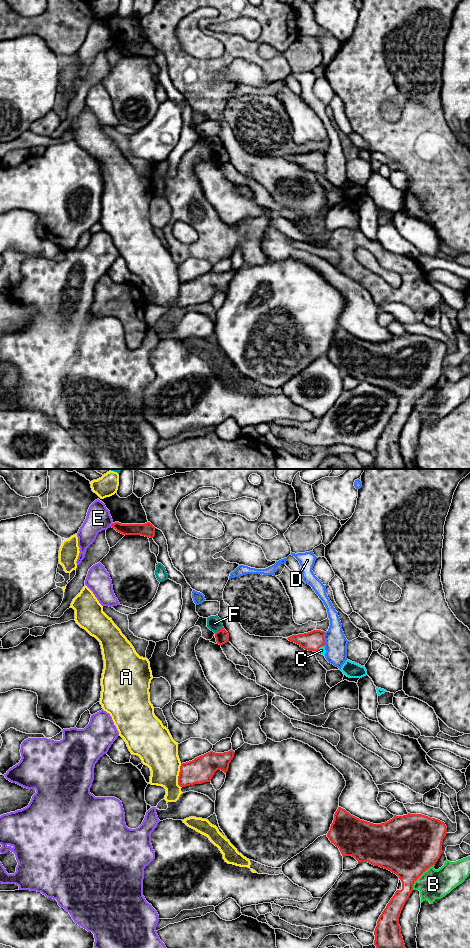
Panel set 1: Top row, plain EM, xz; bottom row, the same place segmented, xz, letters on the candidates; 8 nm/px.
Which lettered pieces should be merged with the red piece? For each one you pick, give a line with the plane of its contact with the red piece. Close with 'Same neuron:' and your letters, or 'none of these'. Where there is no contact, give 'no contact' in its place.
C: xz
Same neuron: C

